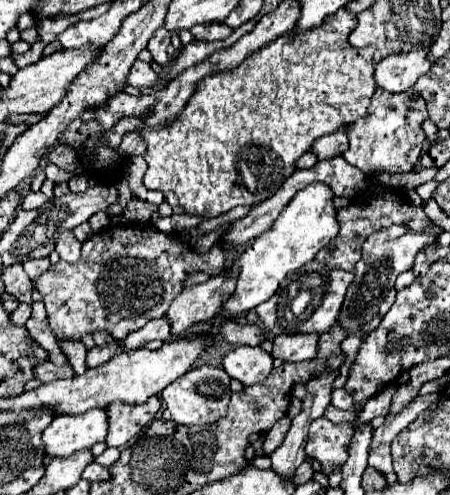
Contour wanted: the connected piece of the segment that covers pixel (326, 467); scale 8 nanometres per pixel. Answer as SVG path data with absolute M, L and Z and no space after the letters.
M319 417L311 423L307 439L307 457L317 459L321 463L323 473L331 475L347 461L353 431L353 423L331 423L329 419Z

